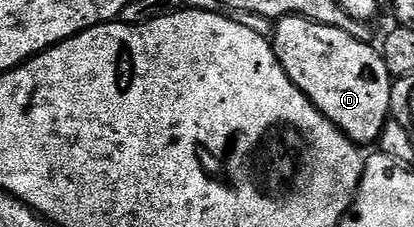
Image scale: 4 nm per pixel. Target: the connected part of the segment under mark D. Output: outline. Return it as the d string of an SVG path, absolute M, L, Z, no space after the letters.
M284 16L275 22L273 45L281 68L293 80L297 89L341 131L356 144L378 143L385 124L391 118L391 88L393 79L378 49L366 46L359 38L347 34L344 28L321 26L302 16Z

